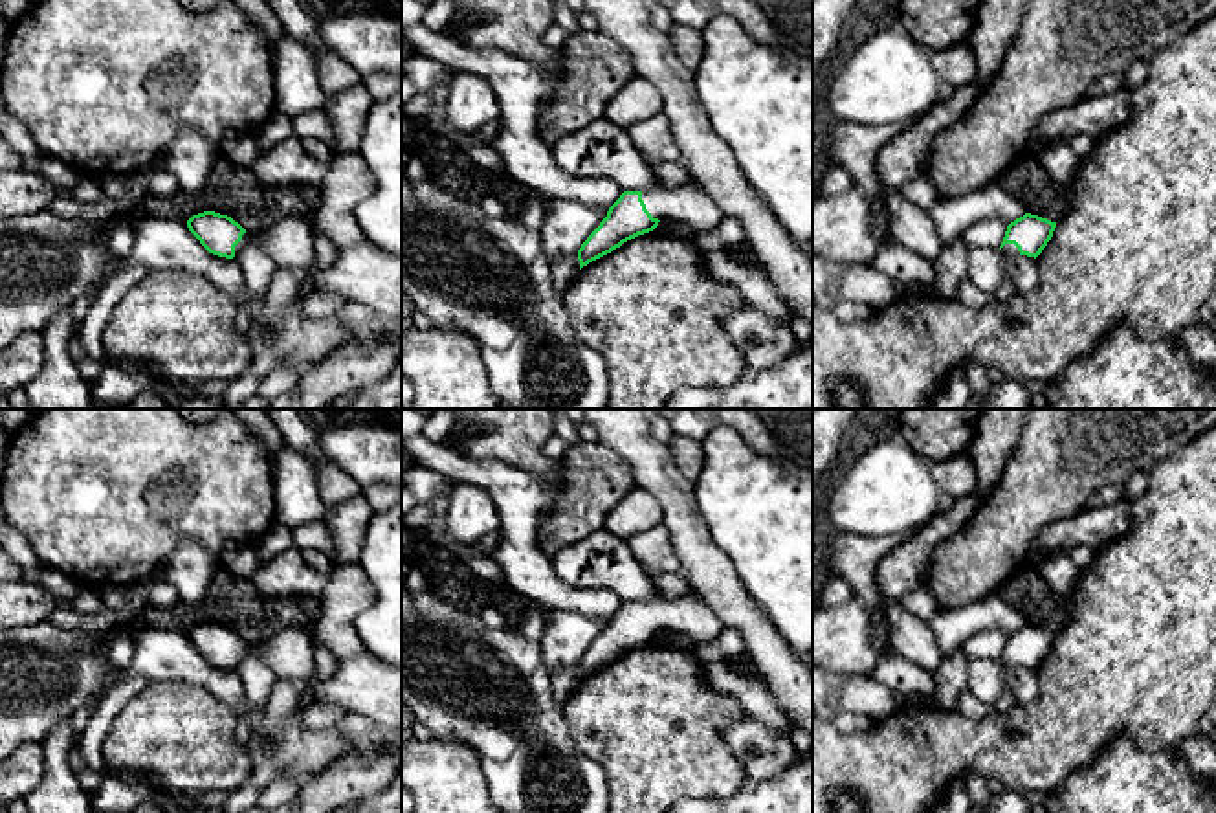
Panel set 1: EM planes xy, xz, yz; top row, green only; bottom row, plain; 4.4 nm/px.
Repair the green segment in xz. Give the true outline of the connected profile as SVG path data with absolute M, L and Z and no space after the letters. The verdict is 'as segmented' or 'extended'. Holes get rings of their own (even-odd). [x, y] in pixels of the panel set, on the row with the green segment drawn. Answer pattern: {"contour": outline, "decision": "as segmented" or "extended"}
{"contour": "M691 180L673 189L624 191L578 250L580 270L624 242L653 231L660 220L675 220L695 233L706 233L723 218L721 207Z", "decision": "extended"}

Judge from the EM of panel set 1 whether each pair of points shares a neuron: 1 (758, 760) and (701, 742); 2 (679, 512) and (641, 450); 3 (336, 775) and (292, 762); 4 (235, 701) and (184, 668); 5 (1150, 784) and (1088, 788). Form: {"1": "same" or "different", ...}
{"1": "different", "2": "same", "3": "different", "4": "same", "5": "same"}

